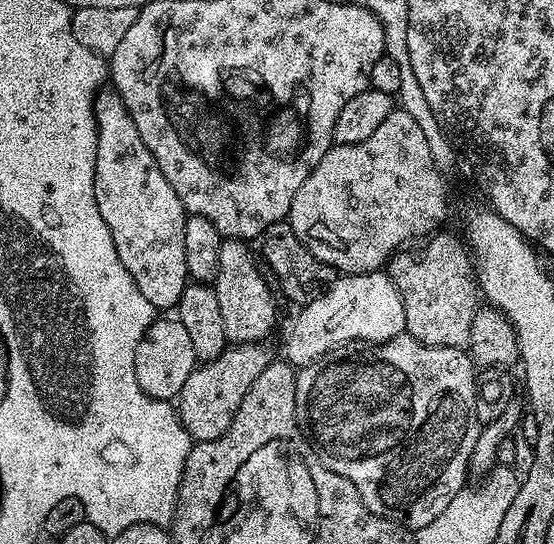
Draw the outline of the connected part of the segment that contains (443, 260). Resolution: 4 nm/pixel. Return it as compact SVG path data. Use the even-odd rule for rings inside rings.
M444 231L429 235L419 246L408 246L397 252L387 263L386 274L398 286L398 294L402 294L407 335L430 346L467 349L470 326L478 307L474 260L461 237L459 240Z

